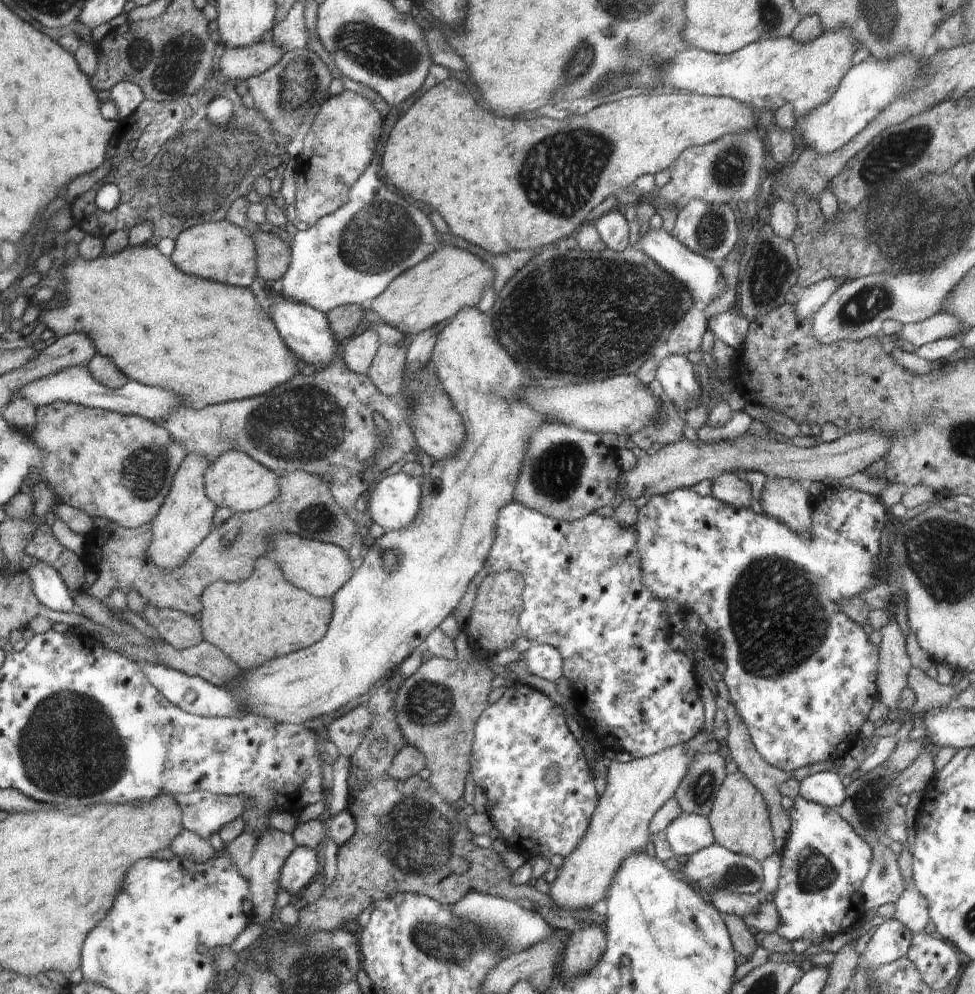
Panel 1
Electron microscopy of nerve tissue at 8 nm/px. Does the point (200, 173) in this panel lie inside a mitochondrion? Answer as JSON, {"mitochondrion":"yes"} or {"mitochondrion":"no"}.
{"mitochondrion":"yes"}

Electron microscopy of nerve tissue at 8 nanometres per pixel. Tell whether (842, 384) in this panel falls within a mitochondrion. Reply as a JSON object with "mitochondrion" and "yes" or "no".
{"mitochondrion":"no"}

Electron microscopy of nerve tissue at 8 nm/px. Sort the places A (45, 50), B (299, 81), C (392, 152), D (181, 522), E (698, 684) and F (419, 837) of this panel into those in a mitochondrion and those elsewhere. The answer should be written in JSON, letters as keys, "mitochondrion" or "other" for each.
{"A":"other","B":"mitochondrion","C":"other","D":"other","E":"other","F":"mitochondrion"}

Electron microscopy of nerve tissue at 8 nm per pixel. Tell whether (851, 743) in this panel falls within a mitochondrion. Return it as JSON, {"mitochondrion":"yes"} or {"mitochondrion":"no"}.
{"mitochondrion":"no"}

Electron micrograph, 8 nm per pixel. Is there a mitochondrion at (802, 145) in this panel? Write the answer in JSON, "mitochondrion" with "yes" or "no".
{"mitochondrion":"no"}

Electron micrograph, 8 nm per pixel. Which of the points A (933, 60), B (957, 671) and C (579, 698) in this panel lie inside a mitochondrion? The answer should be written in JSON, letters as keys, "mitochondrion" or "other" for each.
{"A":"other","B":"other","C":"other"}

